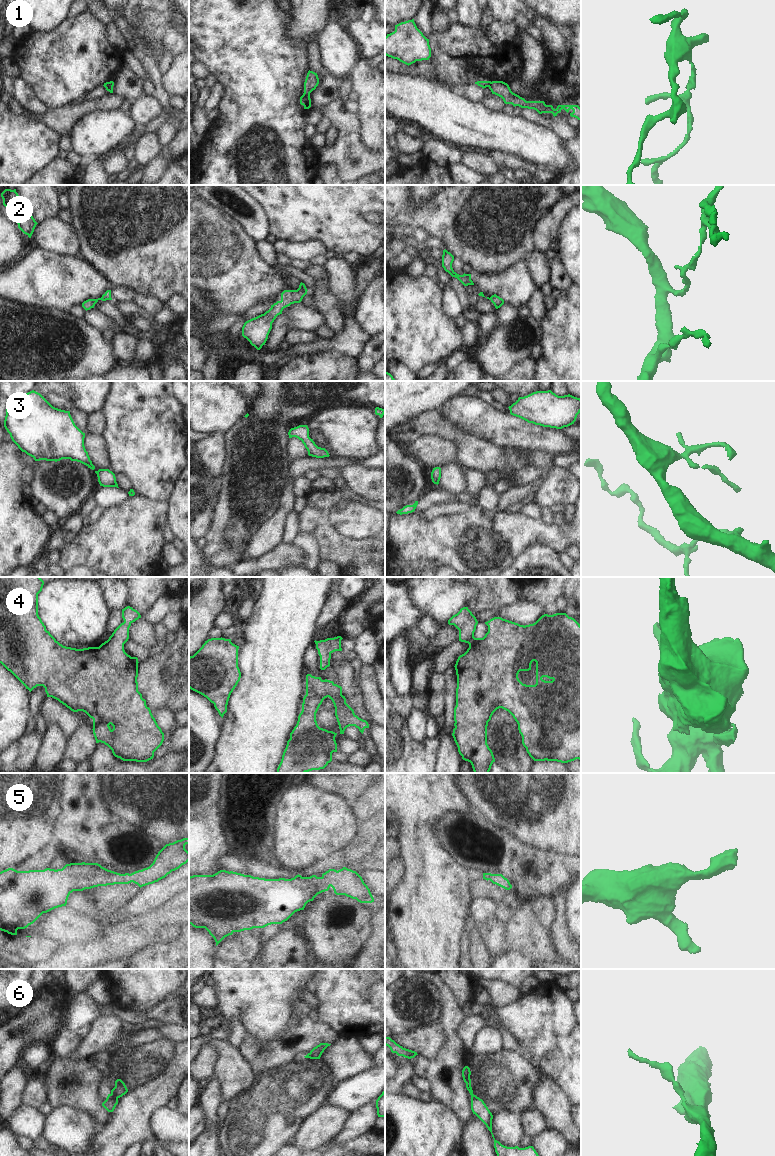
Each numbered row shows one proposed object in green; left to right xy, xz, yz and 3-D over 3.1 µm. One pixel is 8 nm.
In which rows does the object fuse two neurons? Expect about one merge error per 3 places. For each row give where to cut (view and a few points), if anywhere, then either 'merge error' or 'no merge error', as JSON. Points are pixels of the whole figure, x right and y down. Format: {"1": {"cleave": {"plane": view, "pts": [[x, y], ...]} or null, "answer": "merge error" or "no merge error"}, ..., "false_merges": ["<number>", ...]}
{"1": {"cleave": {"plane": "xz", "pts": [[303, 94], [309, 95]]}, "answer": "merge error"}, "2": {"cleave": null, "answer": "no merge error"}, "3": {"cleave": null, "answer": "no merge error"}, "4": {"cleave": null, "answer": "no merge error"}, "5": {"cleave": null, "answer": "no merge error"}, "6": {"cleave": null, "answer": "no merge error"}, "false_merges": ["1"]}

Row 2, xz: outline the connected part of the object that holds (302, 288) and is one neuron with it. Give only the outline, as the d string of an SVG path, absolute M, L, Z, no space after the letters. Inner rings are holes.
M302 282L297 290L284 290L281 293L281 300L271 305L268 311L244 323L242 336L257 350L260 350L268 339L272 323L276 317L282 314L284 308L294 303L300 303L307 291L305 284Z

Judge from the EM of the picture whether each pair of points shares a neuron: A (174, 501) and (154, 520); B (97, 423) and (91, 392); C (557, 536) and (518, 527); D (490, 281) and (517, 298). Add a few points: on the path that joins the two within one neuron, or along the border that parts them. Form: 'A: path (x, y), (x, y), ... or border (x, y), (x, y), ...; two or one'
A: border (167, 501), (165, 525); two
B: border (99, 410), (88, 415); two
C: path (547, 534), (538, 531), (528, 531); one
D: path (497, 281), (501, 281), (511, 291); one

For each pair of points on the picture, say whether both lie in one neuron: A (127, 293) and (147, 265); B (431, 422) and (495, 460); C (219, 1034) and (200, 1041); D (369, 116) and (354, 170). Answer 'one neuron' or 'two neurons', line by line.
A: two neurons
B: one neuron
C: one neuron
D: two neurons

